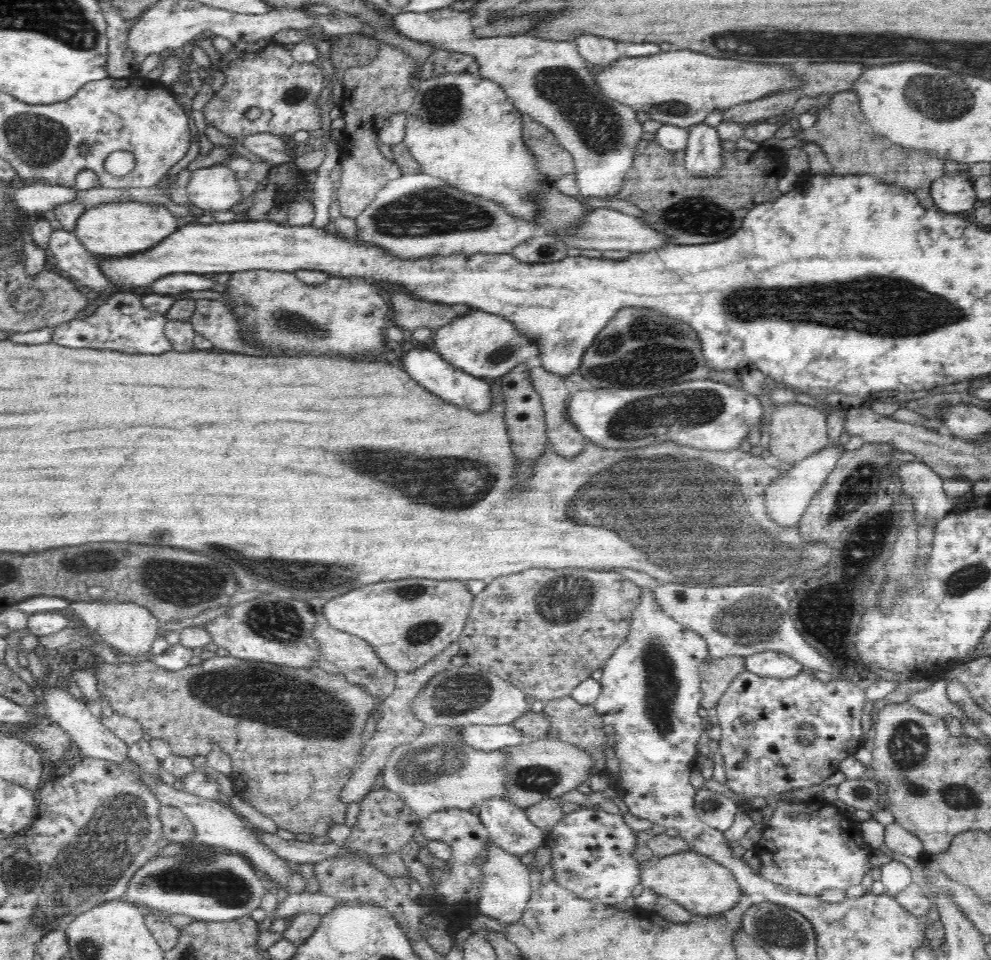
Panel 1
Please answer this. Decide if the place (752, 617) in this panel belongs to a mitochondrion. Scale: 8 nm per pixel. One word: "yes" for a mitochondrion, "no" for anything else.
yes

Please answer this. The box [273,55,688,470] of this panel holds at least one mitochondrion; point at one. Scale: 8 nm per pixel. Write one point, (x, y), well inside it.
(424, 212)

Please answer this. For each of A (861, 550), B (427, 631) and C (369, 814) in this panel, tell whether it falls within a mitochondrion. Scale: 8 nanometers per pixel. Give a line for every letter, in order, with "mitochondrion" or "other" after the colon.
A: mitochondrion
B: mitochondrion
C: other

